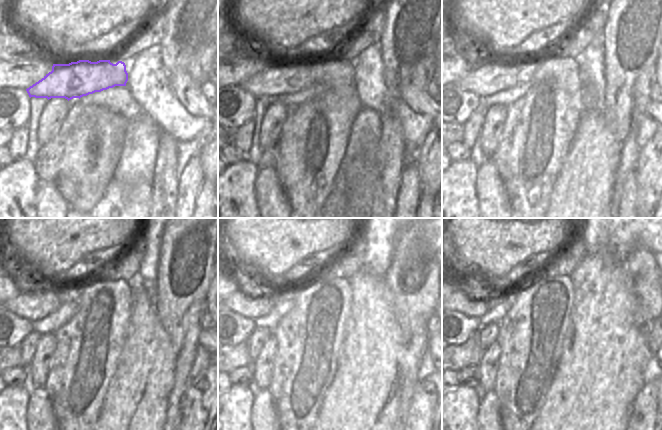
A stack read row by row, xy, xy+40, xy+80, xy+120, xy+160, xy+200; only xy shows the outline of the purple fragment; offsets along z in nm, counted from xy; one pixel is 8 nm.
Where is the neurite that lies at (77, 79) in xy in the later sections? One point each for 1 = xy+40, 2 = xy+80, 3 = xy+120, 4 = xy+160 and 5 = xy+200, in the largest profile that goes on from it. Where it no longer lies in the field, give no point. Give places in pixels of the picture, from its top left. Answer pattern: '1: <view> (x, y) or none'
1: xy+40 (276, 79)
2: xy+80 (487, 78)
3: xy+120 (32, 305)
4: xy+160 (253, 307)
5: xy+200 (462, 302)

